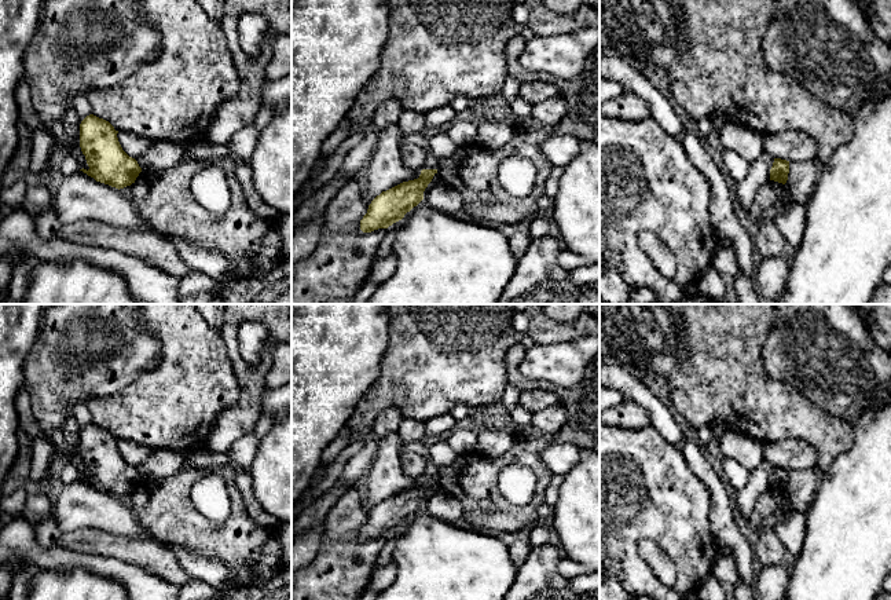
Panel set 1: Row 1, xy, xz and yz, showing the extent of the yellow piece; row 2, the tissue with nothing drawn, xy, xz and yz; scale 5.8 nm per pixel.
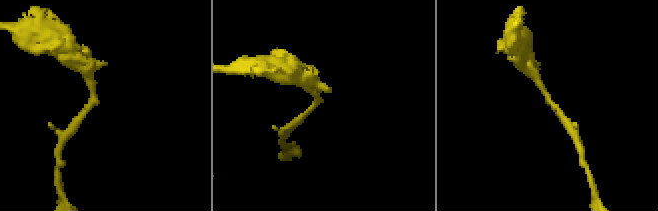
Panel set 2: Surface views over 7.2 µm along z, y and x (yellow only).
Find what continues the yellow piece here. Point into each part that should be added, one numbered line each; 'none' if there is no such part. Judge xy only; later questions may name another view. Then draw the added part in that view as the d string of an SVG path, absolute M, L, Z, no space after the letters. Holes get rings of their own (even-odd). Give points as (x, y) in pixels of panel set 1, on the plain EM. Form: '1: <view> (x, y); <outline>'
none

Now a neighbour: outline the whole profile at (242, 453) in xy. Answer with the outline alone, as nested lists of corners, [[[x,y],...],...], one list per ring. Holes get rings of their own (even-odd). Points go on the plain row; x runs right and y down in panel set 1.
[[[253,433],[241,436],[230,447],[230,464],[235,469],[249,469],[258,447],[260,439]]]

